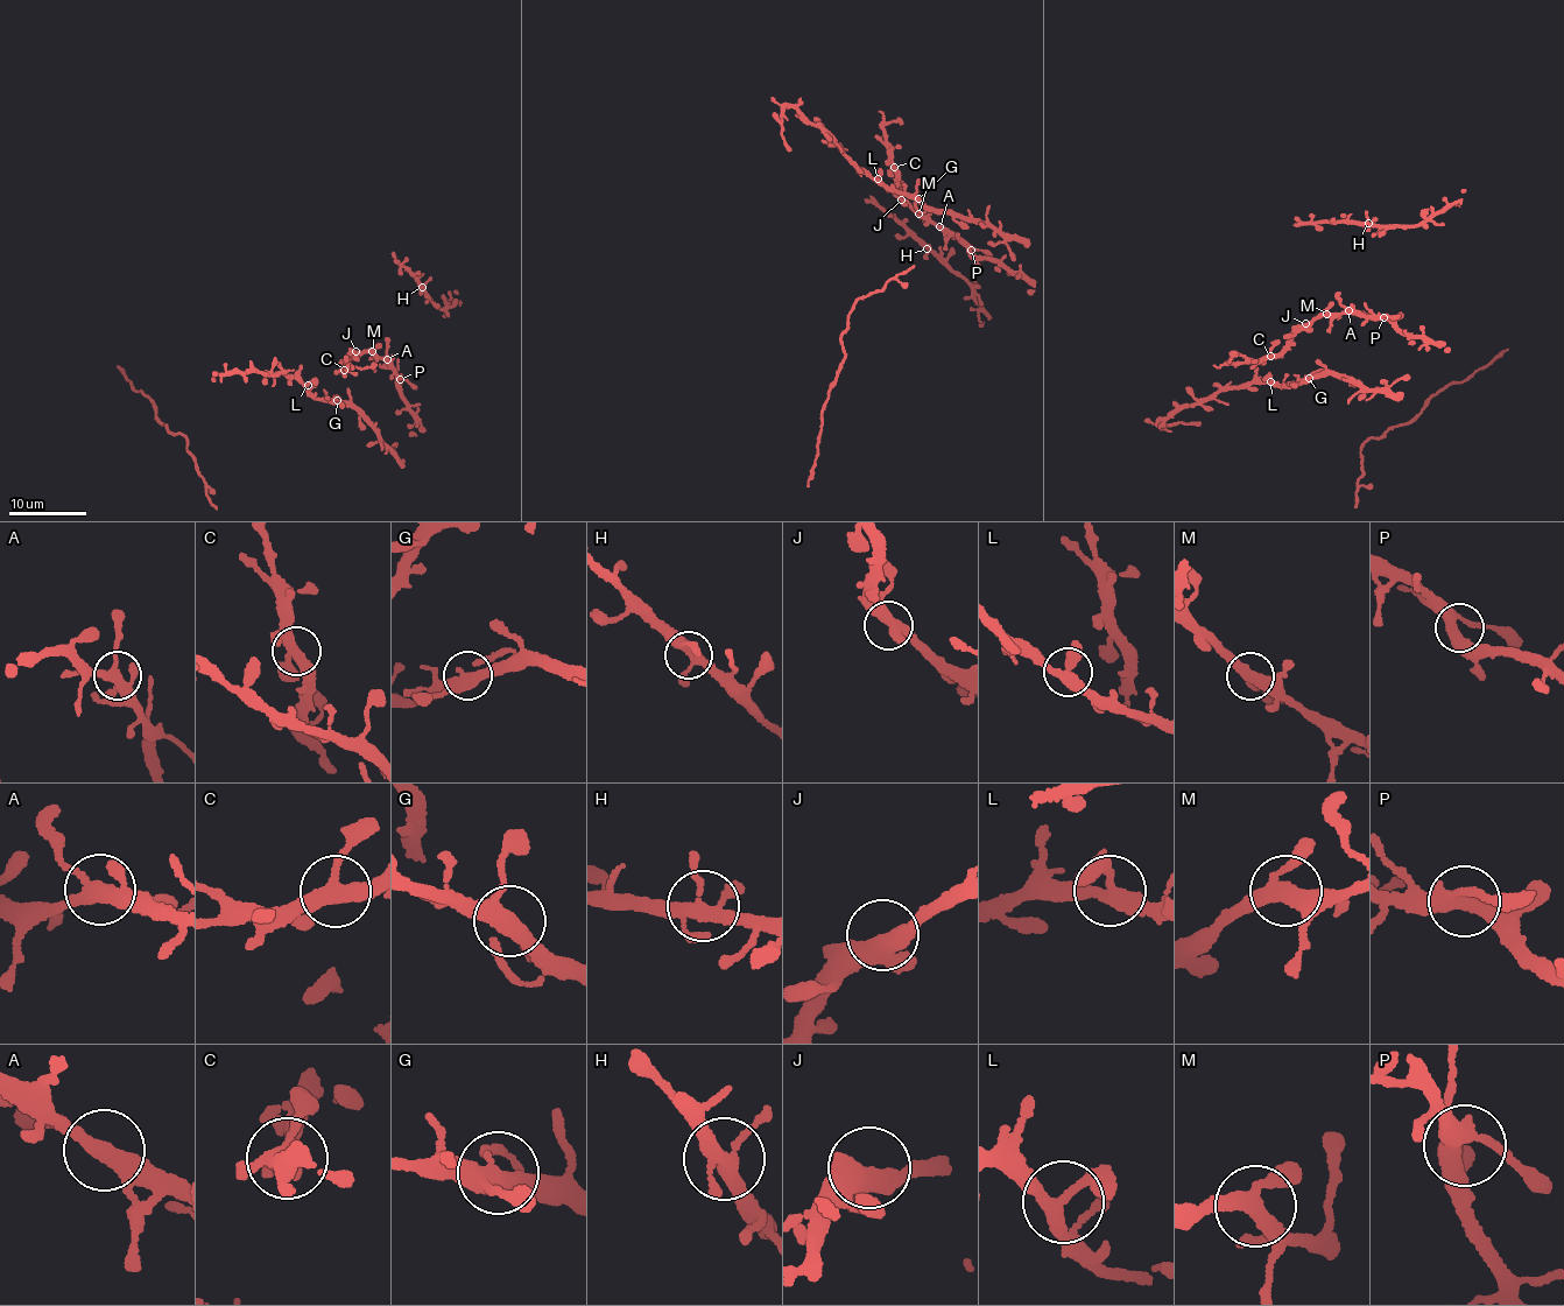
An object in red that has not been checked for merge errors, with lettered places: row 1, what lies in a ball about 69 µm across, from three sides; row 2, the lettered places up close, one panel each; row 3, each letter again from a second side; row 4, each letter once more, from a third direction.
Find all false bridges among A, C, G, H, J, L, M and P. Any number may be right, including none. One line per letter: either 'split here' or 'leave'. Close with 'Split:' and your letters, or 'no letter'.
A: leave
C: leave
G: leave
H: leave
J: leave
L: leave
M: leave
P: leave
Split: no letter

